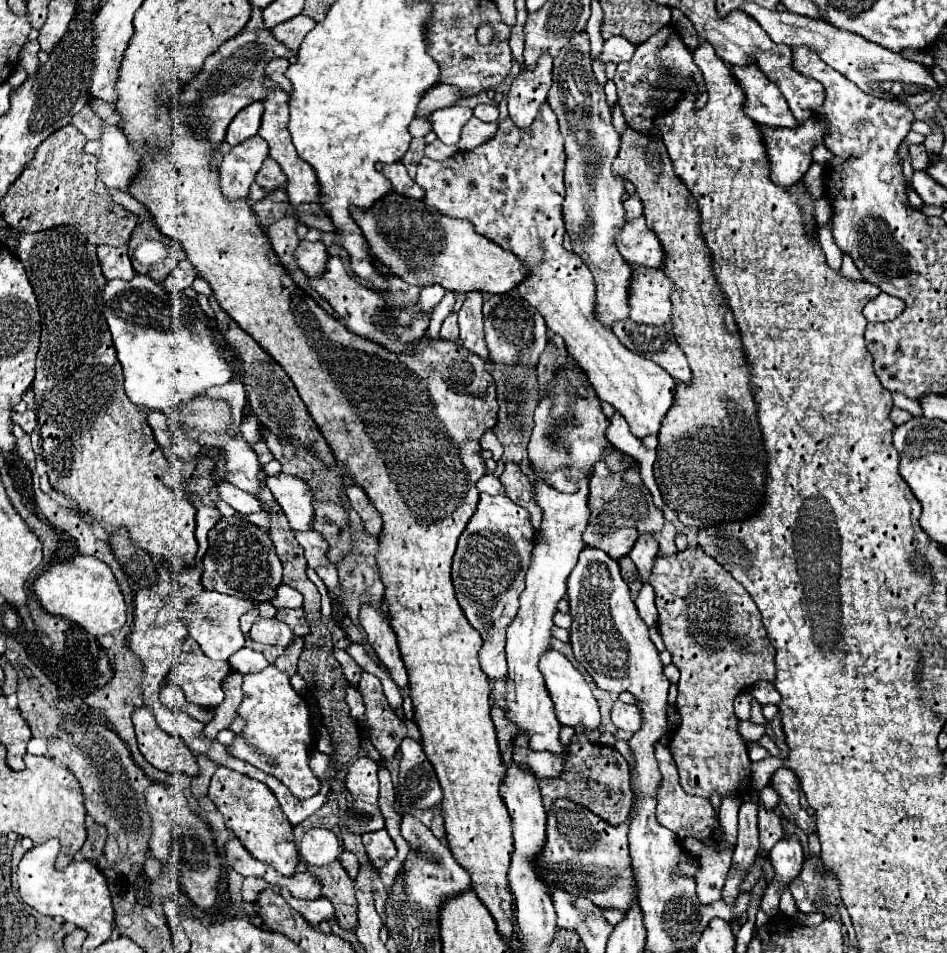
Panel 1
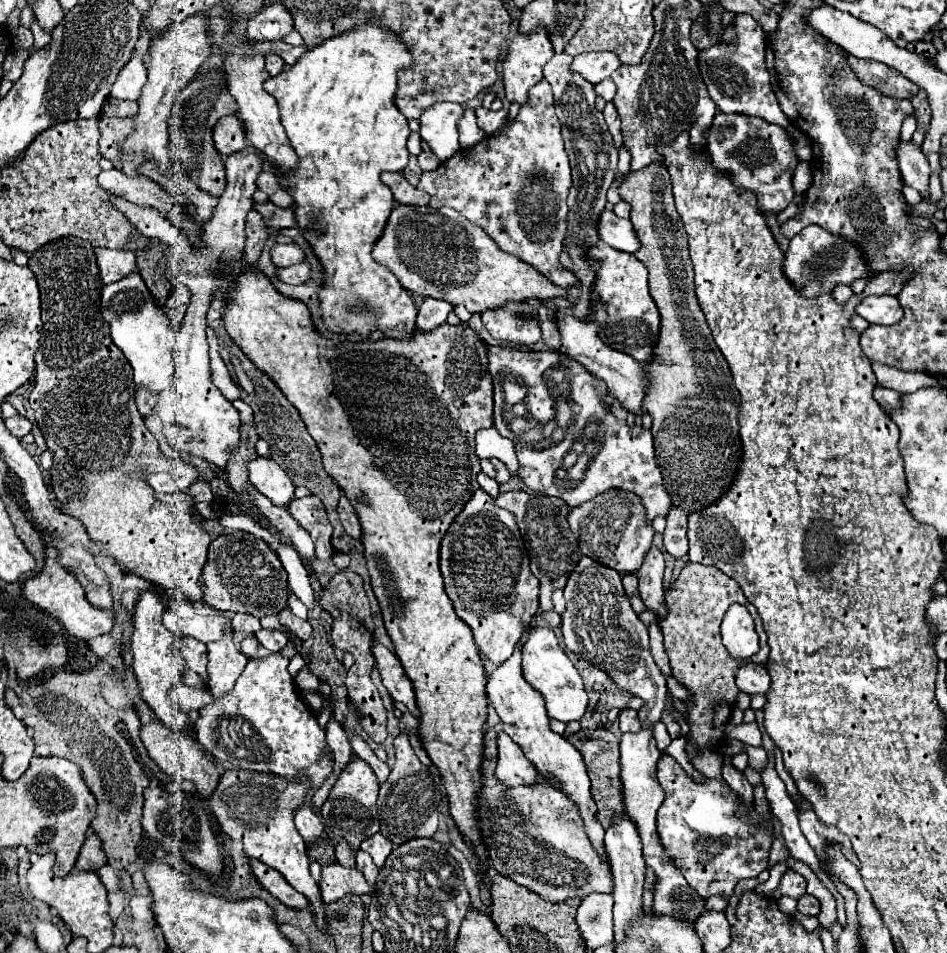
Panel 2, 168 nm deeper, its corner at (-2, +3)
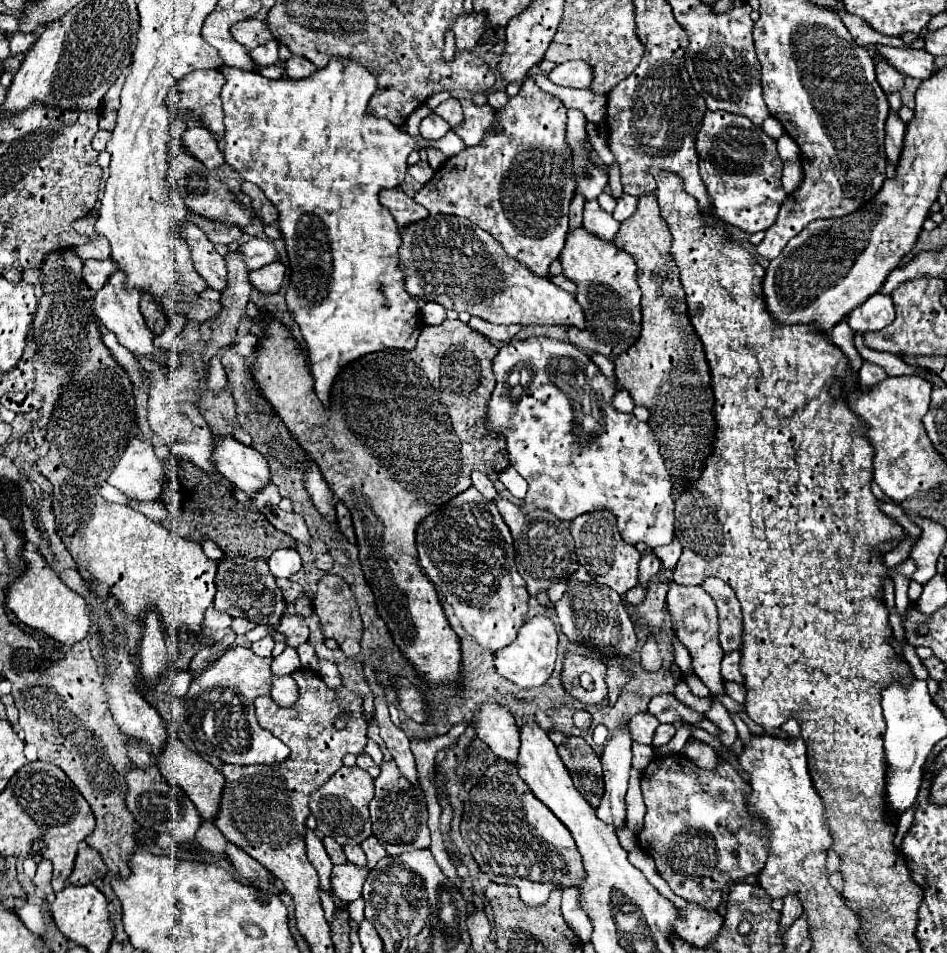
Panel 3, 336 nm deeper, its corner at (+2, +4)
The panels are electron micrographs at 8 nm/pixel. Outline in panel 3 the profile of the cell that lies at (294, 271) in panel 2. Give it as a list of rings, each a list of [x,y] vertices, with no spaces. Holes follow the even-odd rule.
[[[274,262],[274,264],[268,264],[268,266],[260,268],[260,270],[252,270],[250,272],[250,282],[260,292],[272,294],[272,292],[280,290],[280,286],[284,282],[284,276],[286,276],[284,264],[282,262]]]

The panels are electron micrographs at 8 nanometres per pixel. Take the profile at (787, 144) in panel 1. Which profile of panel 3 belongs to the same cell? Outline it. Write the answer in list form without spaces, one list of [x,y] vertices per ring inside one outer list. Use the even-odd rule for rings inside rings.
[[[708,110],[696,136],[696,150],[700,156],[700,176],[716,214],[726,224],[750,234],[770,228],[788,196],[780,182],[784,162],[776,154],[776,140],[746,116]]]

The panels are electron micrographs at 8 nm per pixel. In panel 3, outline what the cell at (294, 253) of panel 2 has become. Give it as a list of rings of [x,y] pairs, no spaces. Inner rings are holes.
[[[248,240],[246,244],[240,246],[240,252],[244,254],[244,260],[250,270],[258,270],[266,264],[272,264],[278,260],[278,252],[272,242],[268,240]]]

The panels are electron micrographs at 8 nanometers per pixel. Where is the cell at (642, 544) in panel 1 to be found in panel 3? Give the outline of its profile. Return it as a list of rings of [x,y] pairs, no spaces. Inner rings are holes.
[[[642,554],[642,560],[640,560],[638,570],[640,570],[638,582],[640,582],[644,588],[648,588],[650,578],[652,578],[654,574],[658,574],[658,570],[660,570],[660,560],[658,560],[654,554]]]

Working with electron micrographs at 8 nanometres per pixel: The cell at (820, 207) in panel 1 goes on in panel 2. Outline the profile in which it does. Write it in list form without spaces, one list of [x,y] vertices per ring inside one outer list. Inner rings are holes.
[[[808,225],[800,231],[798,237],[790,241],[790,247],[786,251],[786,259],[782,263],[782,271],[786,271],[786,277],[792,279],[794,287],[802,291],[802,295],[814,299],[814,295],[824,295],[826,291],[834,291],[838,285],[852,285],[856,279],[868,279],[872,277],[872,271],[866,265],[866,259],[862,255],[862,249],[852,245],[850,241],[828,233],[820,225]]]

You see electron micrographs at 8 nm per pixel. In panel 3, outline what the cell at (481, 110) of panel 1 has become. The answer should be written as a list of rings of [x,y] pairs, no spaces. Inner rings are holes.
[[[462,100],[464,122],[454,128],[454,132],[464,140],[466,146],[476,146],[486,134],[494,132],[498,126],[496,110],[490,104],[476,106],[470,100]]]

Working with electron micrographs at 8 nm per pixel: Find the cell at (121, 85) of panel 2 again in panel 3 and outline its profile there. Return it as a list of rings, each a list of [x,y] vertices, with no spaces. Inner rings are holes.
[[[126,72],[120,74],[118,80],[112,84],[112,88],[106,92],[106,96],[104,96],[104,108],[118,110],[118,106],[120,106],[120,90],[122,90],[124,80],[126,80]]]

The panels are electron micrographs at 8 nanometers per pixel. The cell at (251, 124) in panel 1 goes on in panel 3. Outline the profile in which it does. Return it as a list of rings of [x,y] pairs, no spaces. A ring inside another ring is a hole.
[[[190,126],[182,136],[182,144],[190,154],[198,156],[206,168],[220,168],[224,164],[224,152],[220,150],[218,140],[204,126]]]

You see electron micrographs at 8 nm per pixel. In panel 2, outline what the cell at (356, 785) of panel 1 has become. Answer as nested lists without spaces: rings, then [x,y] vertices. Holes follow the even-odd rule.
[[[356,757],[352,763],[346,765],[342,775],[330,789],[328,799],[322,805],[322,819],[326,821],[330,831],[336,837],[344,839],[354,849],[358,849],[362,841],[366,841],[370,835],[378,833],[378,829],[380,829],[378,807],[376,807],[378,789],[380,789],[380,783],[378,783],[374,771],[370,769],[370,765]]]

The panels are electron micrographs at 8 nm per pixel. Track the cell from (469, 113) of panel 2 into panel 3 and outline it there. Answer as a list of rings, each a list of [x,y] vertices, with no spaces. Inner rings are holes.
[[[448,98],[446,102],[442,102],[442,104],[438,106],[438,114],[440,114],[452,128],[456,128],[456,126],[462,122],[462,118],[464,118],[462,106],[460,106],[460,102],[458,102],[456,98]]]

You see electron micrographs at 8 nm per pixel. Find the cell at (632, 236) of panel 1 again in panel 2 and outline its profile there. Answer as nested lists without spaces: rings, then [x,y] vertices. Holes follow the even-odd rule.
[[[602,211],[602,219],[598,219],[598,235],[600,241],[618,251],[634,253],[640,247],[630,219],[620,219],[614,215],[614,211]]]

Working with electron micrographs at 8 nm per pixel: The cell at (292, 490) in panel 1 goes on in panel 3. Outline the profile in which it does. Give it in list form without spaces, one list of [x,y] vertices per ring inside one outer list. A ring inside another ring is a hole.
[[[226,438],[216,444],[214,462],[222,476],[250,496],[270,484],[270,468],[266,458],[258,450],[244,446],[234,438]]]

